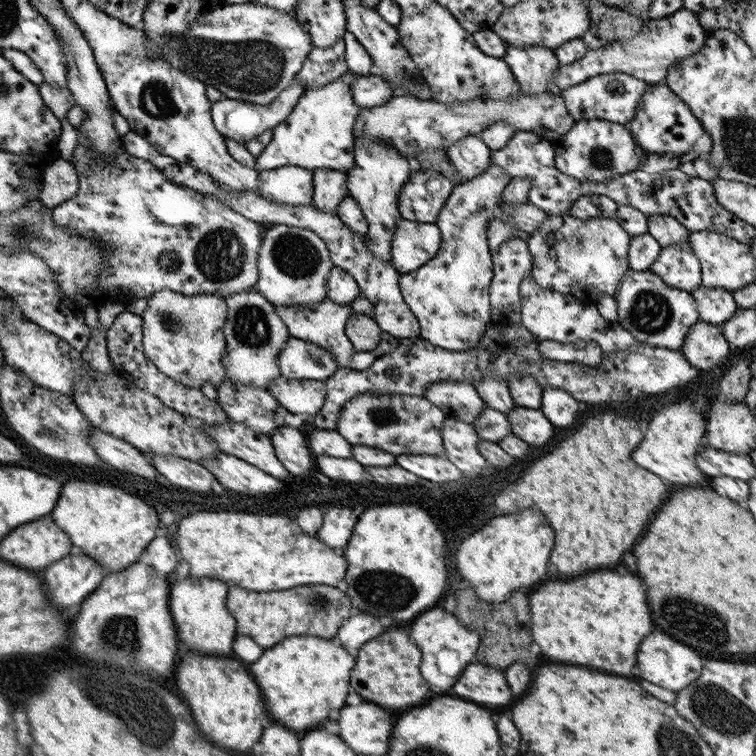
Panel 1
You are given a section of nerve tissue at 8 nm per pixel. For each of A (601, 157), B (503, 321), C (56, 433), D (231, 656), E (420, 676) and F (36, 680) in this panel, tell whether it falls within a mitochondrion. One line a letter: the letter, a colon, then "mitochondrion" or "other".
A: mitochondrion
B: other
C: mitochondrion
D: other
E: other
F: other

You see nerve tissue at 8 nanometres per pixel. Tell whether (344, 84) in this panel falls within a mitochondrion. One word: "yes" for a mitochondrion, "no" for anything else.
no

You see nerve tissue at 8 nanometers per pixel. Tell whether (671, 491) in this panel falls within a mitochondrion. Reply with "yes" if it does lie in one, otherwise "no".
no

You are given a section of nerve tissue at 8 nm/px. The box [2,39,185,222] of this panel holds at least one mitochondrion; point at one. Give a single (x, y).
(156, 98)

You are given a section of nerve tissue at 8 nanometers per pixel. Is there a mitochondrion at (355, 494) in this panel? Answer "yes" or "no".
no

